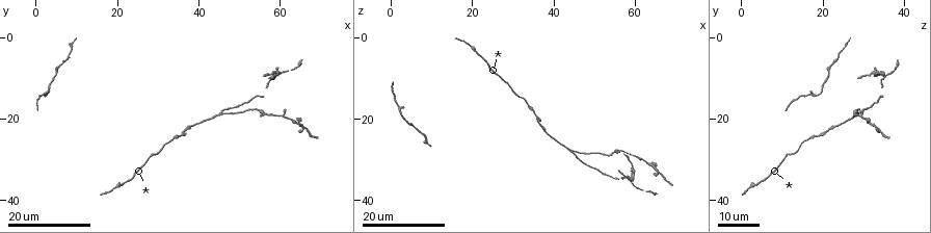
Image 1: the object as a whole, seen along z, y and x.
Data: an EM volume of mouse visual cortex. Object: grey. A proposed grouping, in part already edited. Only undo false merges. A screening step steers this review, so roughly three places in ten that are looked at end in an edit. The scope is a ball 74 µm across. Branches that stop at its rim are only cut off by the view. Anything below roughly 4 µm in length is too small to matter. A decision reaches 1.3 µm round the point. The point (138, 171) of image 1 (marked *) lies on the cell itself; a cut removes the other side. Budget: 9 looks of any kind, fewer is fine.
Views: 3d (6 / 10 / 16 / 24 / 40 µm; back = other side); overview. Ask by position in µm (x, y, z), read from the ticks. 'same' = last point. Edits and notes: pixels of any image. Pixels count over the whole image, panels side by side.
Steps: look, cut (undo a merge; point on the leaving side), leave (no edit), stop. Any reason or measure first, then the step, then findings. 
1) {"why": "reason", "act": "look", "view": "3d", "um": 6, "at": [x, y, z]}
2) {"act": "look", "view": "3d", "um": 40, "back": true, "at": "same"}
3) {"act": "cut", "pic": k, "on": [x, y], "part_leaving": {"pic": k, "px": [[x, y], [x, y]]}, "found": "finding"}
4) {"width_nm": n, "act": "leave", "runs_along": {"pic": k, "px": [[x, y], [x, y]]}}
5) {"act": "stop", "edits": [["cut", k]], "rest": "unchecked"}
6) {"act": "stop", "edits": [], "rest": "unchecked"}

{"why": "side arm on a straight run", "act": "look", "view": "3d", "um": 16, "at": [45.0, 19.0, 28.0]}

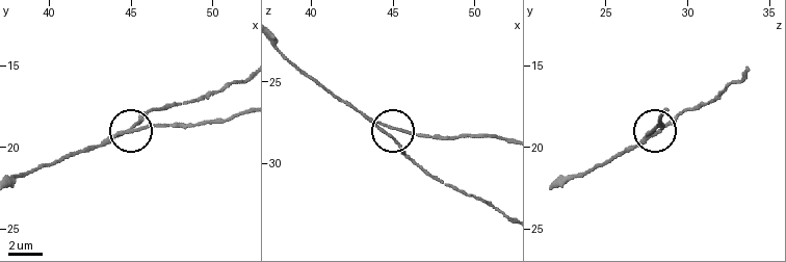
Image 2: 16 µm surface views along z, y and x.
{"act": "look", "view": "3d", "um": 10, "at": "same"}

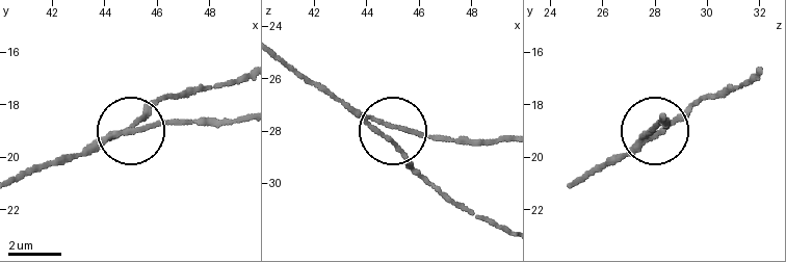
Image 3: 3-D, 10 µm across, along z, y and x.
{"act": "leave", "runs_along": {"pic": 3, "px": [[18, 181], [132, 129], [217, 123]]}, "found": "continuous, no second cell"}

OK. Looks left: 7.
{"why": "three arms meet", "act": "look", "view": "3d", "um": 24, "at": [65.5, 22.0, 32.5]}

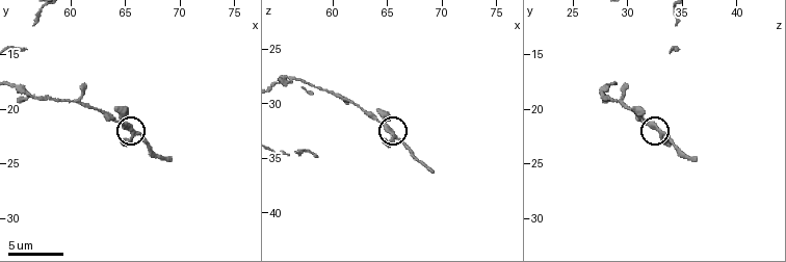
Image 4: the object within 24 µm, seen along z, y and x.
{"act": "look", "view": "3d", "um": 10, "at": [65.6, 21.8, 32.8]}

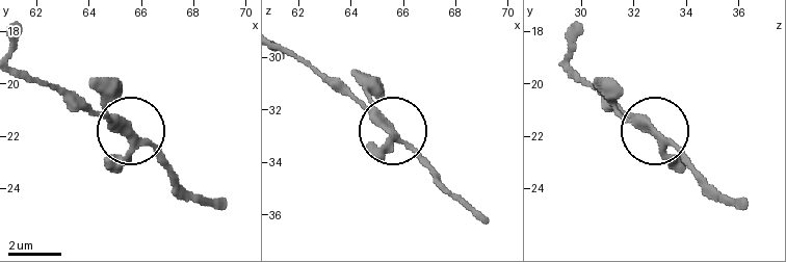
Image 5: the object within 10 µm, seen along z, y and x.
{"why": "closer look", "act": "look", "view": "3d", "um": 6, "at": [65.6, 21.9, 32.8]}

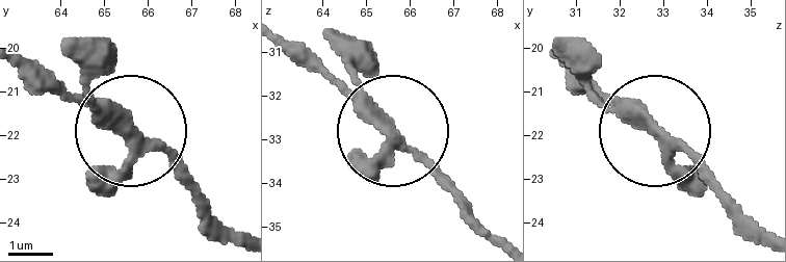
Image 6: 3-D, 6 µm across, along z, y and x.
{"width_nm": 240, "act": "leave", "runs_along": {"pic": 6, "px": [[289, 42], [464, 198]]}, "found": "continuous, no second cell"}

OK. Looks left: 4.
{"why": "thin arm on a thick one", "act": "look", "view": "3d", "um": 10, "at": [56.4, 19.0, 27.8]}

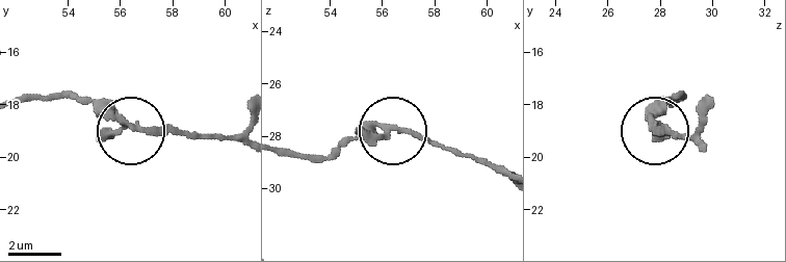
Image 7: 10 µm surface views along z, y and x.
{"act": "leave", "runs_along": {"pic": 7, "px": [[21, 102], [68, 96], [102, 104], [135, 129], [193, 129]]}, "found": "one cell here"}

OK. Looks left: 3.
{"why": "two arms in line, one across", "act": "look", "view": "3d", "um": 16, "at": [59.5, 9.0, 35.5]}

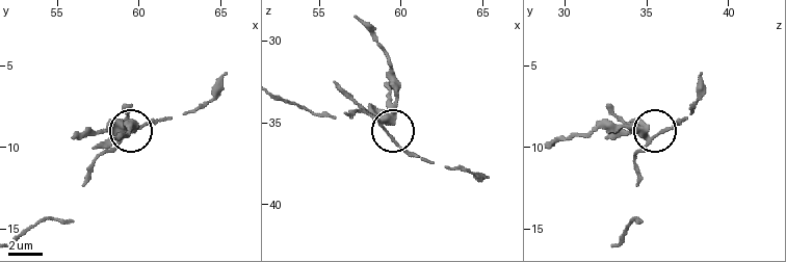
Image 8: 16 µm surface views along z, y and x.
{"act": "look", "view": "3d", "um": 6, "at": [59.0, 9.4, 35.5]}

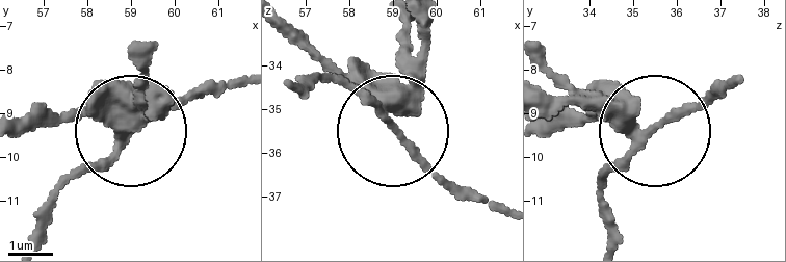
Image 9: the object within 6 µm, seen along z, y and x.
{"act": "look", "view": "3d", "um": 6, "back": true, "at": [59.10, 9.25, 35.45]}

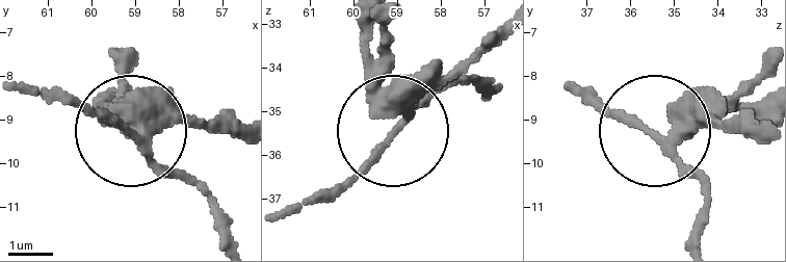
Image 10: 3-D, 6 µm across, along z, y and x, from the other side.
{"act": "cut", "pic": 10, "on": [165, 99], "part_leaving": {"pic": 10, "px": [[670, 140], [766, 107]]}, "found": "a second cell is stuck on"}

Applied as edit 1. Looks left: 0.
{"act": "stop", "edits": [["cut", 10]], "rest": "unchecked"}

